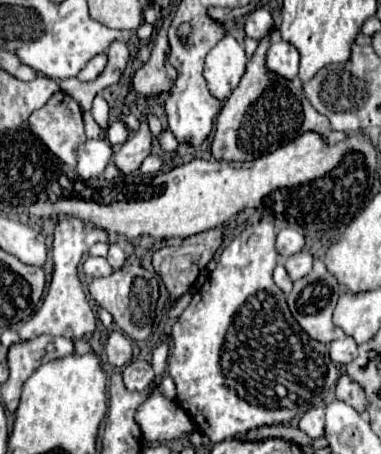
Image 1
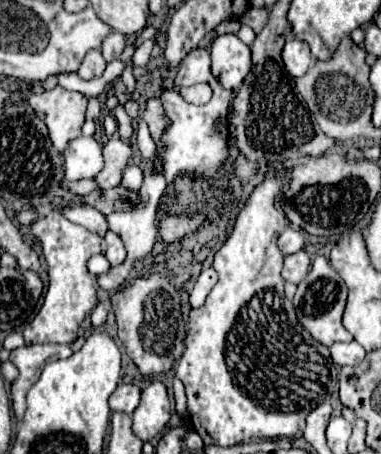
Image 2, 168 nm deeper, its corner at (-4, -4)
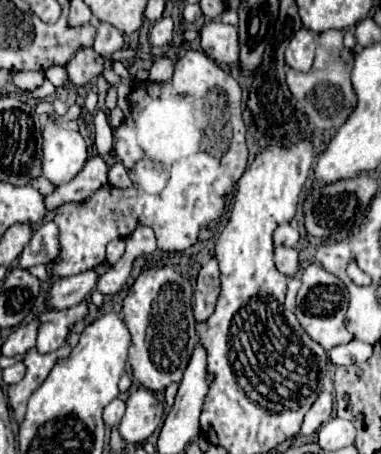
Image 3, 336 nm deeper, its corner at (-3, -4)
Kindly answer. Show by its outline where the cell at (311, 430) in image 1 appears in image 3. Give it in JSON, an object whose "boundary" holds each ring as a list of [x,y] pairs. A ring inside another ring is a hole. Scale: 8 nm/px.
{"boundary":[[[322,390],[316,402],[312,404],[312,408],[304,416],[302,434],[304,436],[314,434],[320,428],[320,424],[324,424],[330,418],[330,412],[332,412],[332,394],[328,390]]]}

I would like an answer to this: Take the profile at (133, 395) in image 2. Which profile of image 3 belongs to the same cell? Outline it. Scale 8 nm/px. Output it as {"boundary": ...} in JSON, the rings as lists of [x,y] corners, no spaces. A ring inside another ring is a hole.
{"boundary":[[[114,398],[106,408],[104,408],[104,424],[106,426],[116,426],[120,420],[122,420],[122,416],[124,416],[124,410],[126,410],[126,404],[124,404],[124,400],[120,400],[120,398]]]}

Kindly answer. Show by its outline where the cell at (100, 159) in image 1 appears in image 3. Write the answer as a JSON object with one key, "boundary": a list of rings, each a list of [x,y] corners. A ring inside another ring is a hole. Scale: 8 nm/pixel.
{"boundary":[[[46,118],[42,124],[44,132],[44,160],[42,176],[54,186],[70,182],[86,164],[88,146],[80,132],[66,130],[56,124],[54,118]]]}

